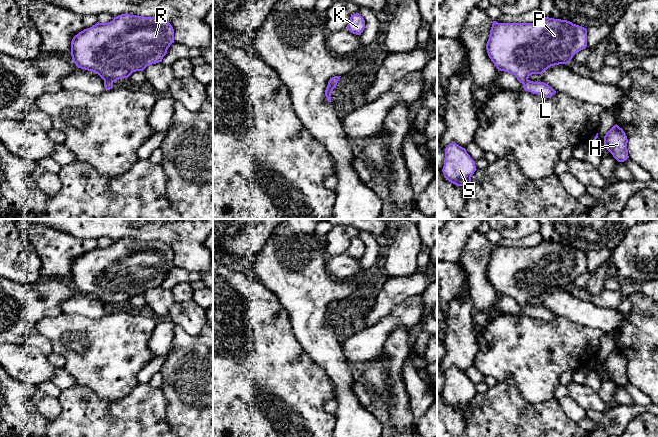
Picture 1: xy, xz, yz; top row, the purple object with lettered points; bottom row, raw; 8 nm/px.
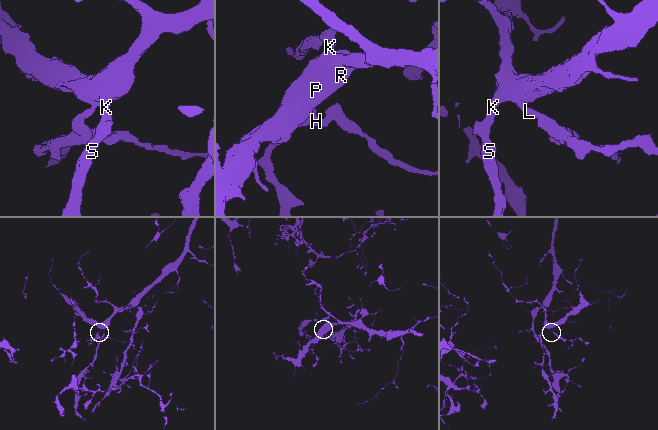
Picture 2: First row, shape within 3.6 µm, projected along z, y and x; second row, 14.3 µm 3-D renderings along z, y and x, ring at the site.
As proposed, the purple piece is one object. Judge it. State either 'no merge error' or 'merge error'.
no merge error

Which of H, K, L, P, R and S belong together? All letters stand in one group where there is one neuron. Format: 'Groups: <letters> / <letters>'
Groups: H K L P R S

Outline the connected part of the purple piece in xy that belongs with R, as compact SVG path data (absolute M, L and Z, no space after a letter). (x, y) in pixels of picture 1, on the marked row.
M121 14L117 17L114 17L112 21L108 23L96 23L90 28L84 29L75 35L71 41L71 56L73 62L76 64L78 68L85 69L88 71L92 71L98 74L104 80L105 90L110 90L113 88L113 83L119 79L128 78L133 72L143 71L147 66L162 62L163 57L166 55L168 48L170 45L174 43L174 29L172 25L165 19L160 17L144 17L144 16L136 16L130 14Z

